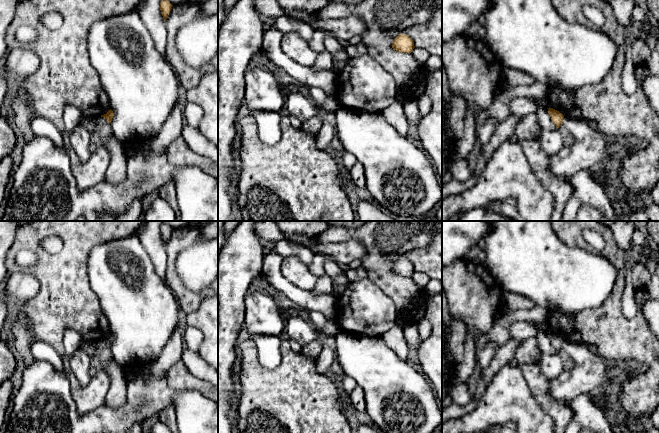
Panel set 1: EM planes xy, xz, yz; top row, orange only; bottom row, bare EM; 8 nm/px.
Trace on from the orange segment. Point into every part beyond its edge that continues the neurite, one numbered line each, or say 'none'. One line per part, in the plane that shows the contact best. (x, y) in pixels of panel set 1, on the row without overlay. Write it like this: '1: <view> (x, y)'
none

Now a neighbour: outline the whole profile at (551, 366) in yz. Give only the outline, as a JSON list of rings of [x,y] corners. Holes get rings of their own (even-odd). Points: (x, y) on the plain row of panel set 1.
[[[541,352],[536,363],[548,381],[557,379],[564,371],[564,363],[558,353],[549,355]]]

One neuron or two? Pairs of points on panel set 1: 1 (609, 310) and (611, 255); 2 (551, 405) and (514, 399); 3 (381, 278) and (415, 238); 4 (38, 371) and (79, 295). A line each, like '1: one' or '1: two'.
1: one
2: two
3: one
4: two

